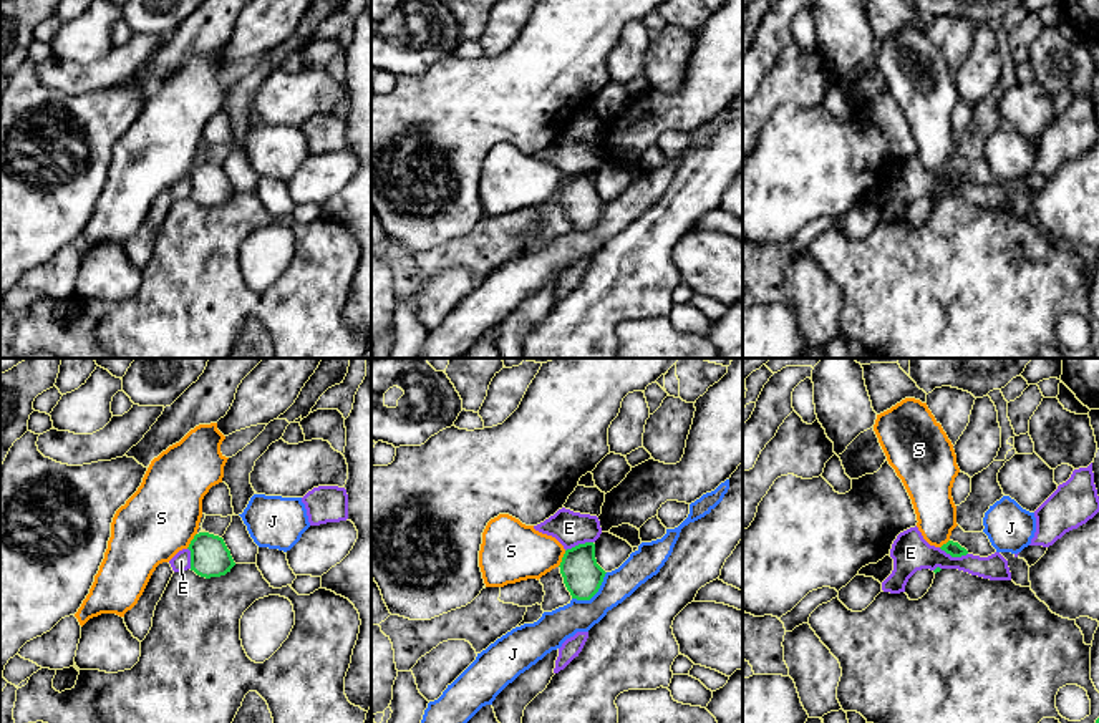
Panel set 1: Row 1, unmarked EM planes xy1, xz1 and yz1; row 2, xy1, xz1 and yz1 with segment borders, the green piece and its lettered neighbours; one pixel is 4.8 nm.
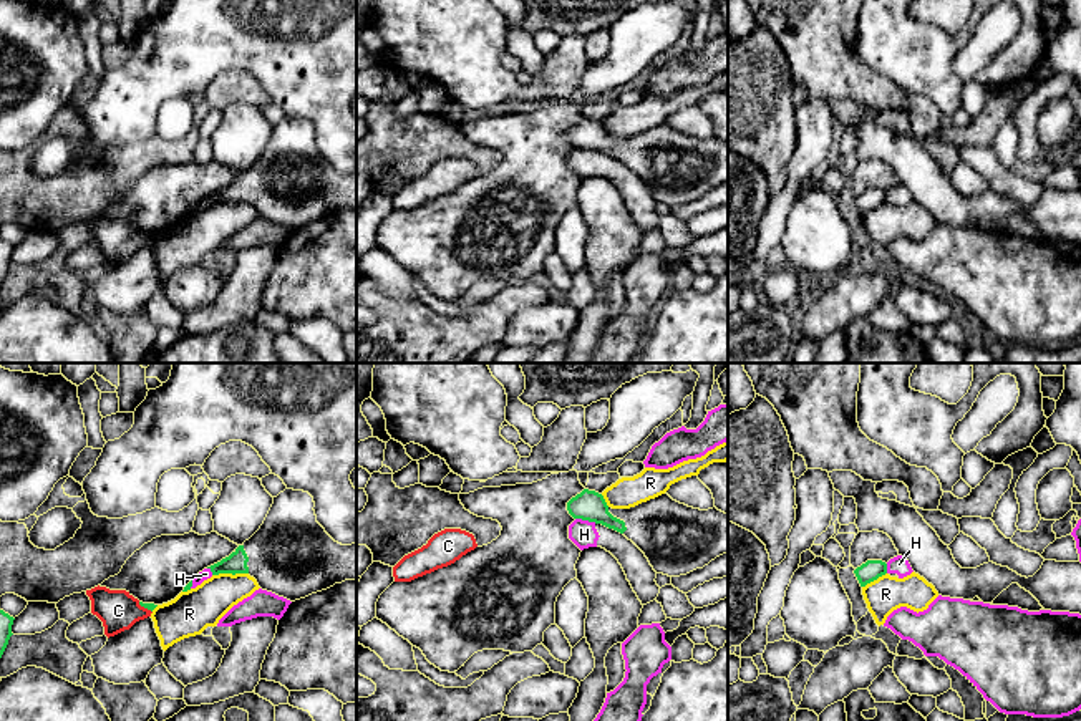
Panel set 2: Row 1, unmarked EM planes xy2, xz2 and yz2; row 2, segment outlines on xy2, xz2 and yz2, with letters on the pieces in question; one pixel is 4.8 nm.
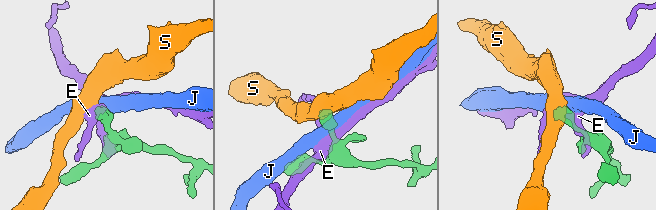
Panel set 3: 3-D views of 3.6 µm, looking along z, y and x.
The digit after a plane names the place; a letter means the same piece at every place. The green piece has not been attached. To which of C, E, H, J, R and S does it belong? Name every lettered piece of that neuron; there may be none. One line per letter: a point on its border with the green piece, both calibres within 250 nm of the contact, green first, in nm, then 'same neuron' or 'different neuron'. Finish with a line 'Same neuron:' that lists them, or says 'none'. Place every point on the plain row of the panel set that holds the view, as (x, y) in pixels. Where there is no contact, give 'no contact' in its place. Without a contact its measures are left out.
C: meets green in xy2 at (145, 236); 40 nm thick on the green side, 200 nm on the other; different neuron
E: meets green in yz1 at (953, 184); 70 nm thick on the green side, 190 nm on the other; different neuron
H: meets green in xz2 at (586, 148); 150 nm thick on the green side, 130 nm on the other; different neuron
J: meets green in xz1 at (594, 223); 190 nm thick on the green side, 160 nm on the other; different neuron
R: meets green in xy2 at (229, 201); 100 nm thick on the green side, 200 nm on the other; different neuron
S: meets green in xz1 at (562, 188); 190 nm thick on the green side, 280 nm on the other; different neuron
Same neuron: none

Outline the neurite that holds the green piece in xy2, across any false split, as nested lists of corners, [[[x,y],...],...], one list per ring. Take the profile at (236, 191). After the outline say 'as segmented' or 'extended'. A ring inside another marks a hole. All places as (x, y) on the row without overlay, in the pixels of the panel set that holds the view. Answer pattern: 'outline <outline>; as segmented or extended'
outline [[[285,118],[260,157],[229,186],[207,196],[212,204],[249,202],[262,219],[290,230],[356,209],[356,171],[335,171],[317,151],[308,121]]]; extended

